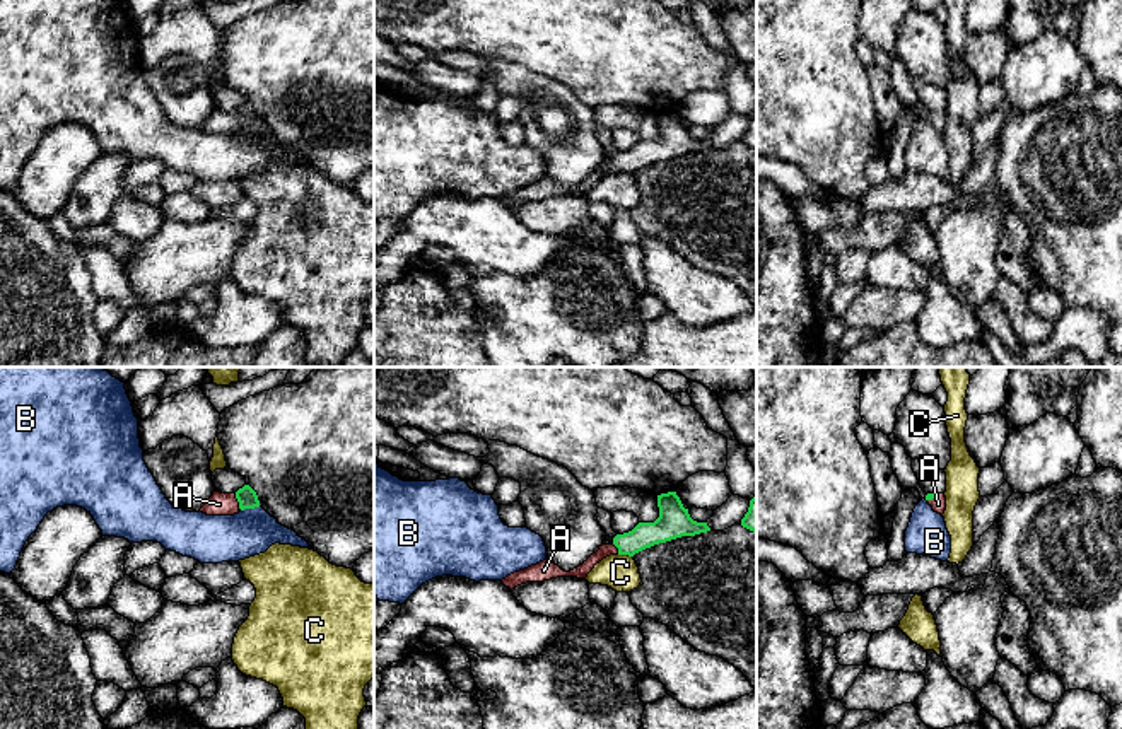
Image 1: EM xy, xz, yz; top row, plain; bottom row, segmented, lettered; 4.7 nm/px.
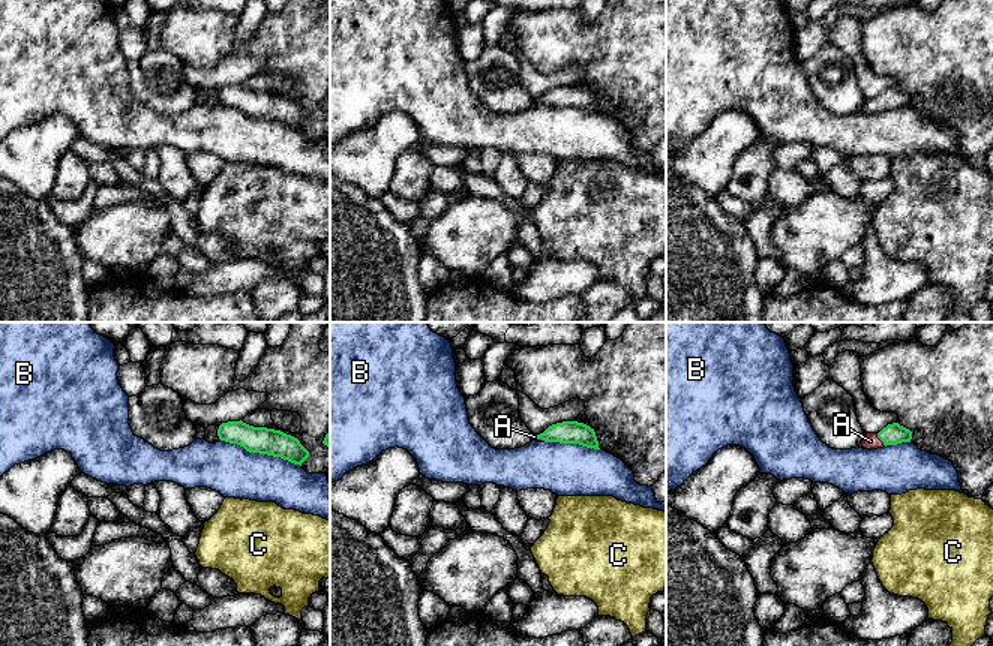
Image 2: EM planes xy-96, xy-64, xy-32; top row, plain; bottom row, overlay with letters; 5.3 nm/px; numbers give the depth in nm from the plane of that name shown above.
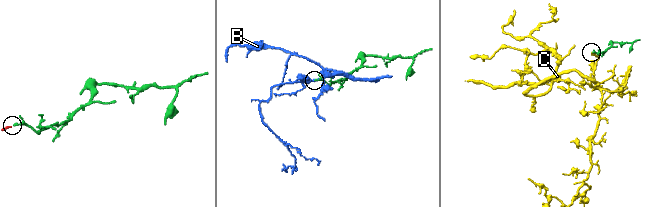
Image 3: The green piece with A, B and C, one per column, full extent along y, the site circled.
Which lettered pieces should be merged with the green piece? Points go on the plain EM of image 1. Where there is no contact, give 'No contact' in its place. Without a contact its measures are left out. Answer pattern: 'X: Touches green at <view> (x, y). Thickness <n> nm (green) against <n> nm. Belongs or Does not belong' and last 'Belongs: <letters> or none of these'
A: Touches green at xy (238, 118). Thickness 90 nm (green) against 110 nm. Belongs
B: Touches green at xy (250, 125). Thickness 90 nm (green) against 220 nm. Does not belong
C: Touches green at xz (625, 171). Thickness 140 nm (green) against 170 nm. Does not belong
Belongs: A

